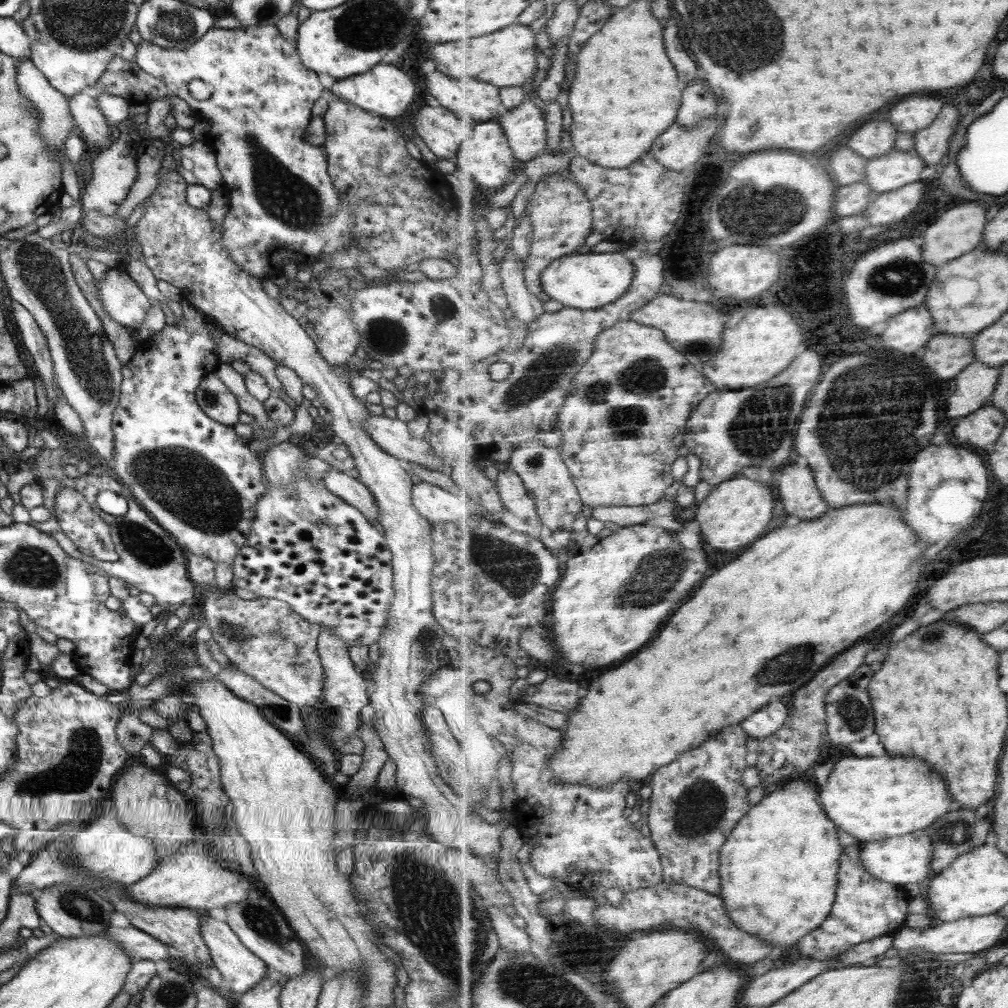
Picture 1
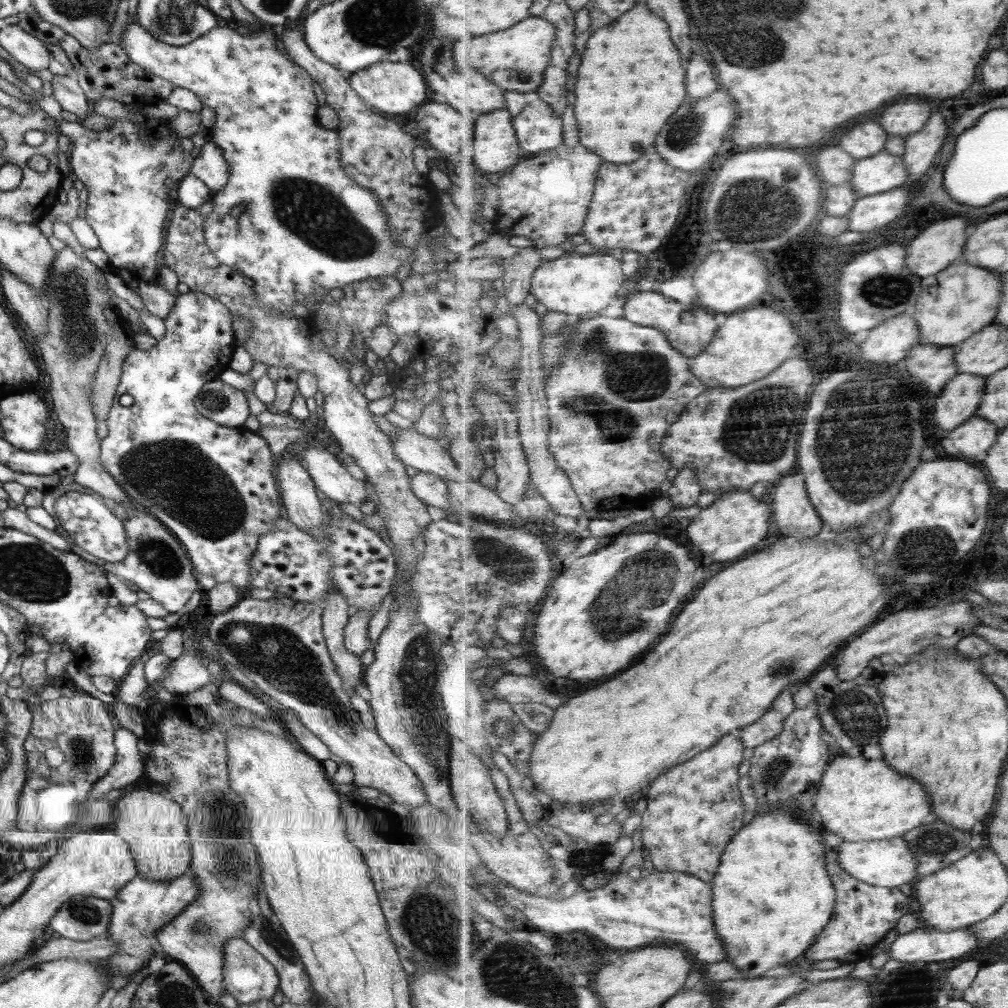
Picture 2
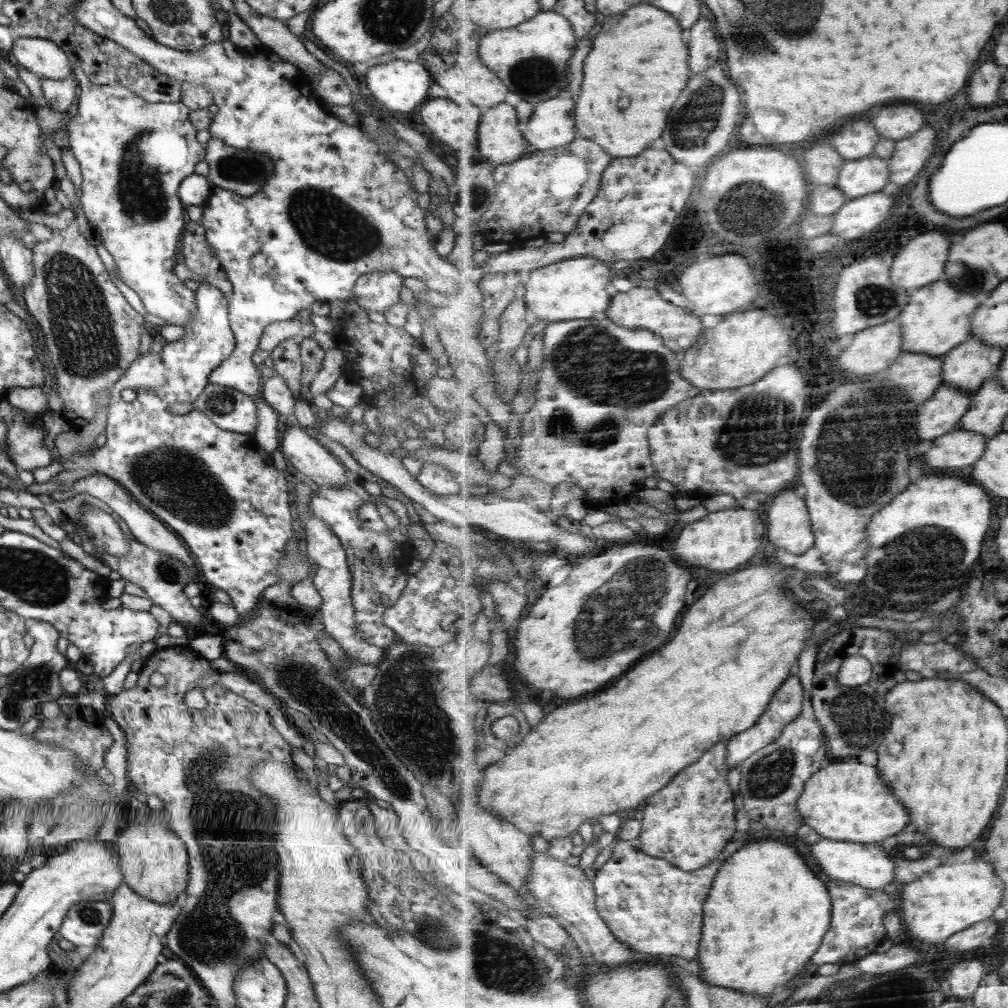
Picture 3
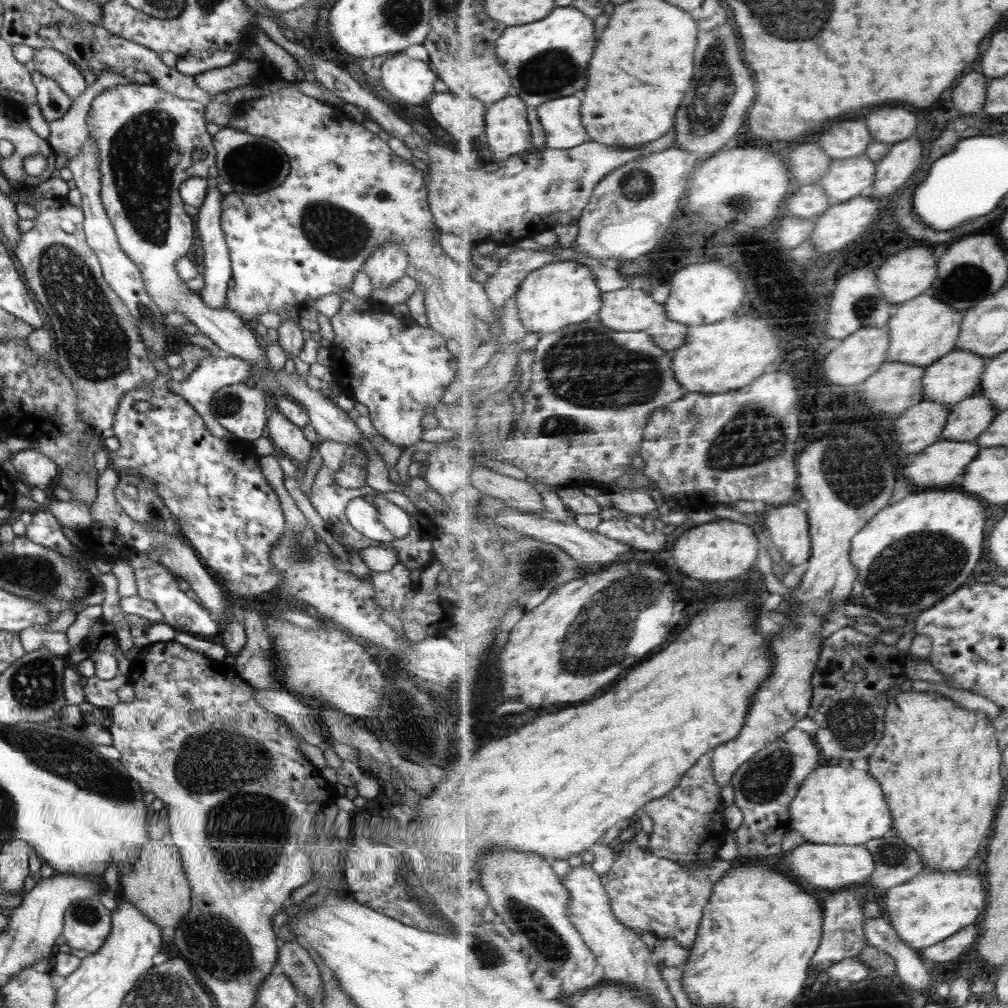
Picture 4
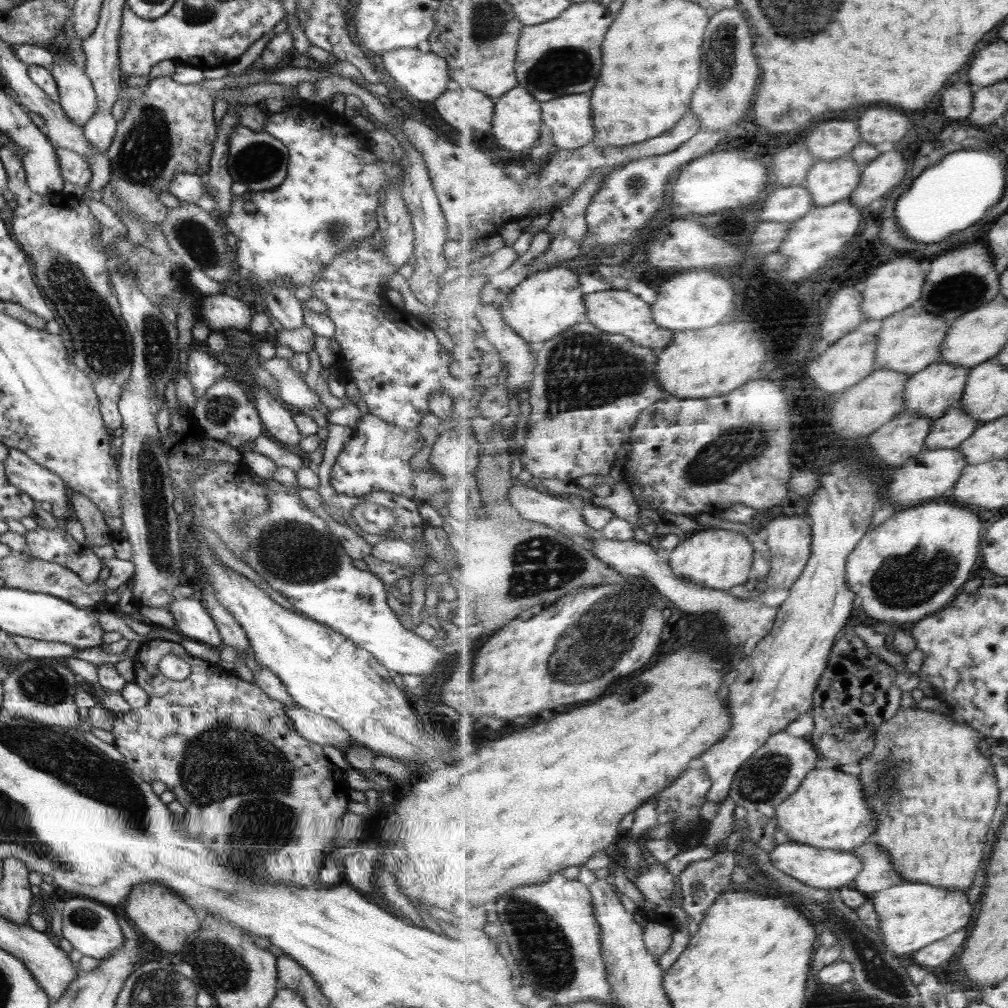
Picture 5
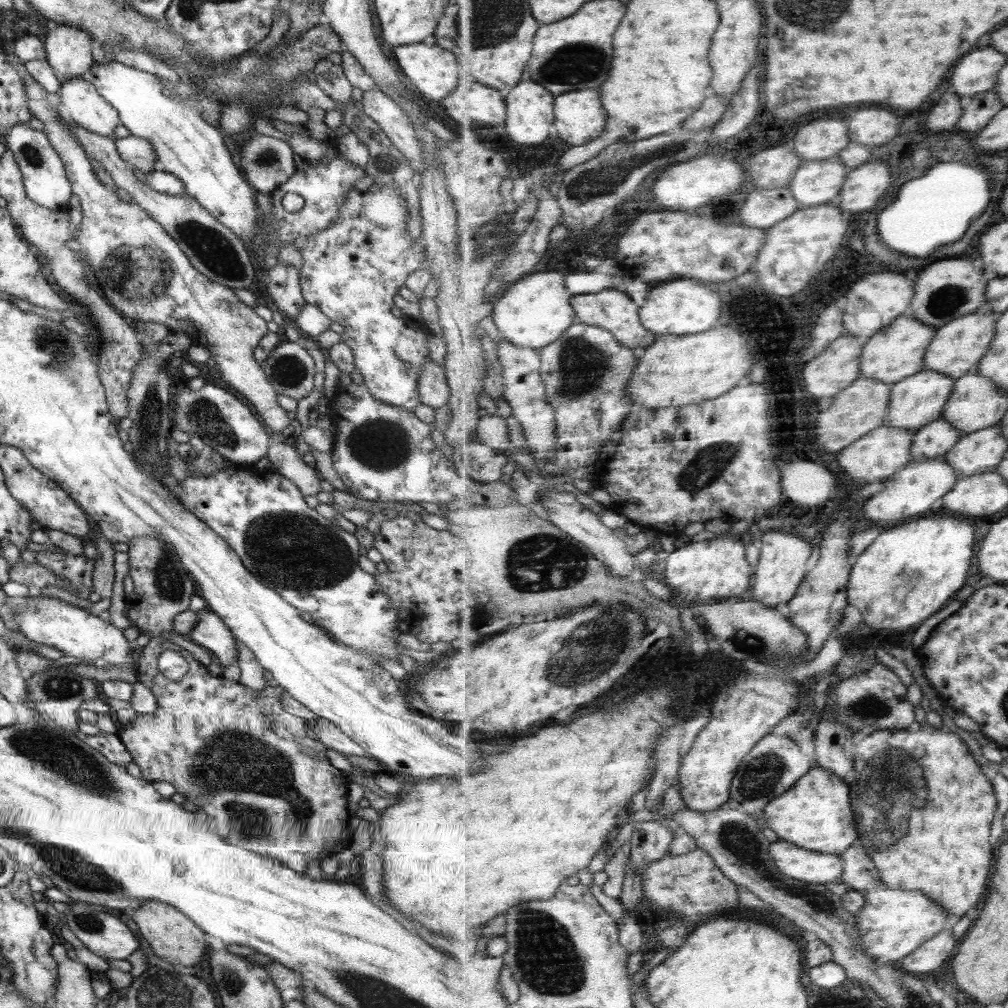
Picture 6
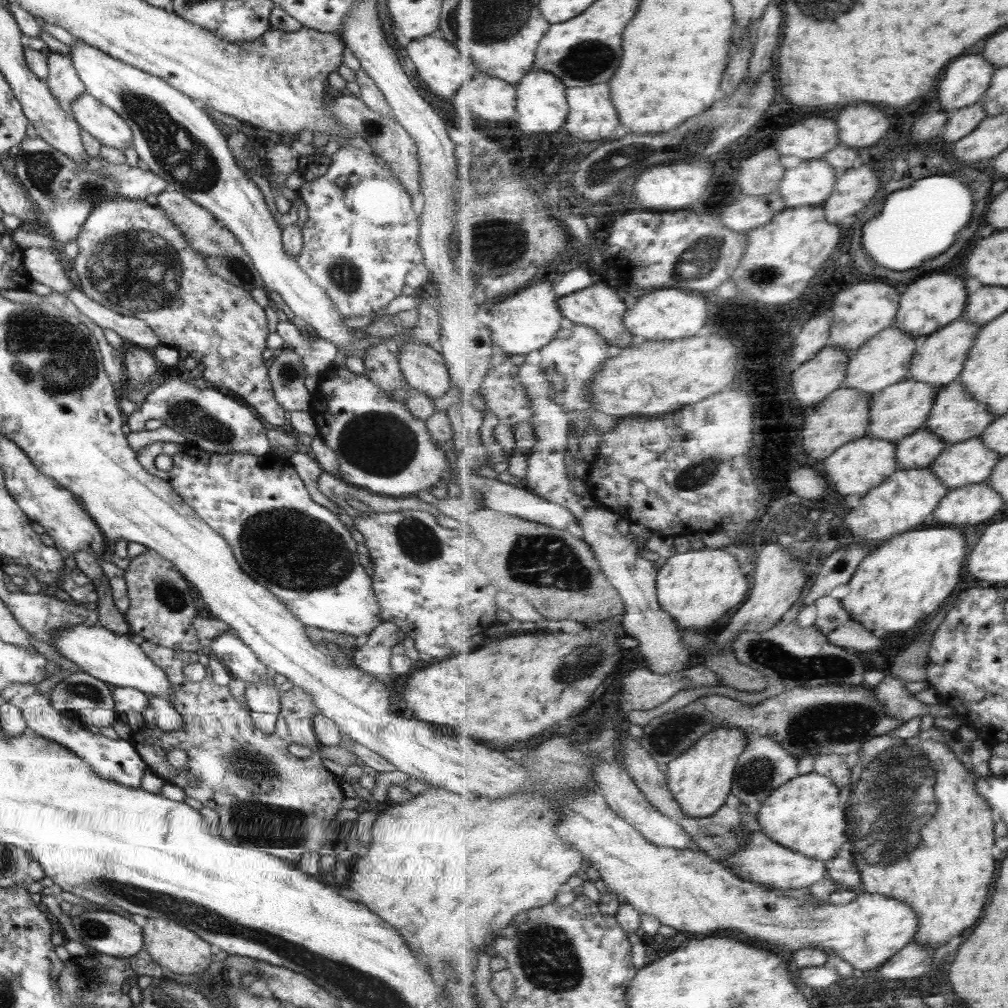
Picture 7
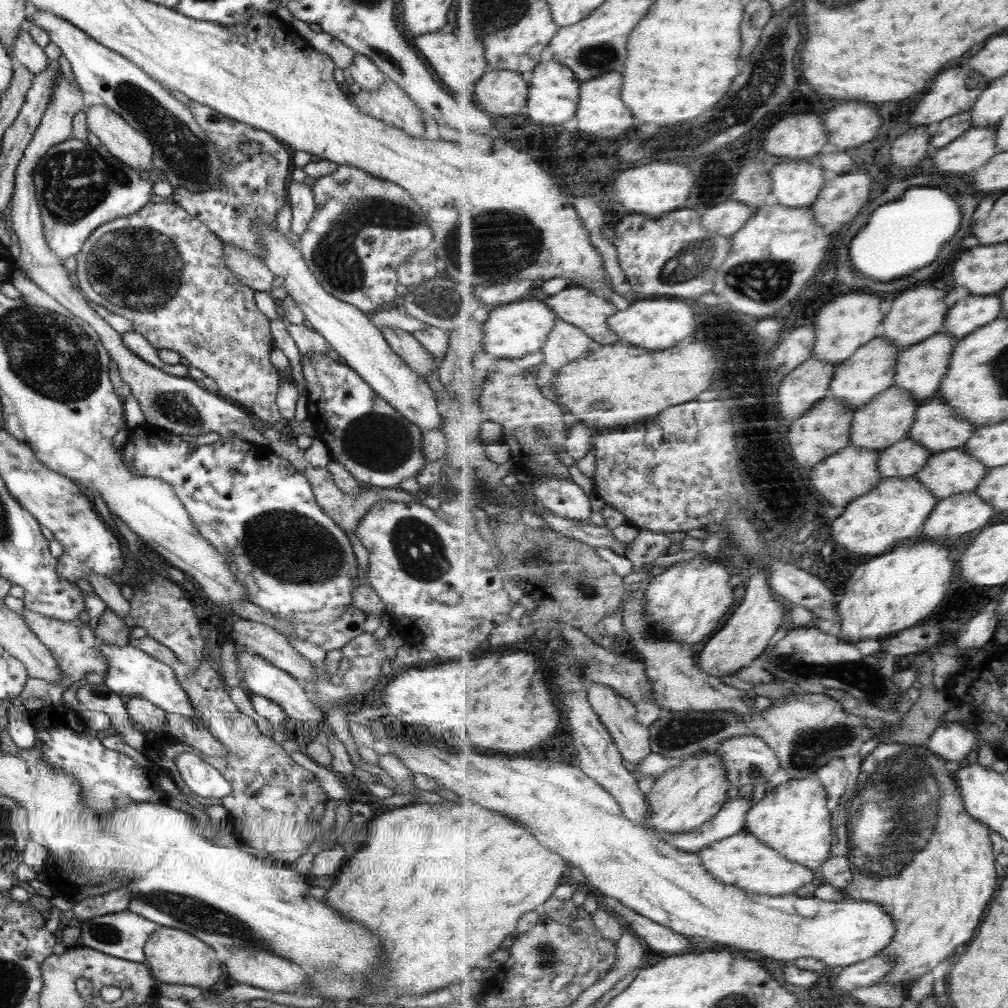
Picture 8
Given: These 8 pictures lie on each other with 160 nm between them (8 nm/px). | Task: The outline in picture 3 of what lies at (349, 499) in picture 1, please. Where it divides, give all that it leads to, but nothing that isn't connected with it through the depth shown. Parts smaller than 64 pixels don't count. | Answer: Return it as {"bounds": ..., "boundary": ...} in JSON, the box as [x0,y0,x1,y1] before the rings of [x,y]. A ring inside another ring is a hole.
{"bounds":[281,422,349,488],"boundary":[[[294,422],[284,425],[281,446],[289,468],[322,488],[345,486],[349,474],[332,452]]]}

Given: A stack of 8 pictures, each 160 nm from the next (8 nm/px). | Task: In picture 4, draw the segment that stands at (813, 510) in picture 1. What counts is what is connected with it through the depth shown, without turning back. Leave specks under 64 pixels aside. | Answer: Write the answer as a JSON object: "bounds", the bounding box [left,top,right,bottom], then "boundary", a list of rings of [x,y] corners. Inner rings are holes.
{"bounds":[766,504,813,568],"boundary":[[[804,504],[780,506],[768,512],[766,508],[766,526],[771,530],[775,546],[781,551],[787,568],[809,562],[813,555],[811,519]]]}

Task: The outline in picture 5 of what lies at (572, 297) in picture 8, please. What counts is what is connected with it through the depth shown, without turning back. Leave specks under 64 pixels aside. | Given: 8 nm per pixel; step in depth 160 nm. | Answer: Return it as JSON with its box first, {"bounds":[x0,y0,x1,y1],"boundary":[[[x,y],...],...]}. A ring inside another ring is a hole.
{"bounds":[585,289,675,350],"boundary":[[[609,289],[598,291],[585,295],[588,305],[588,316],[590,322],[604,332],[615,333],[628,336],[636,344],[643,345],[646,348],[656,348],[656,350],[666,350],[675,340],[675,332],[662,328],[656,324],[653,314],[653,304],[648,304],[647,300],[643,300],[640,296],[636,296],[634,292],[628,289]]]}

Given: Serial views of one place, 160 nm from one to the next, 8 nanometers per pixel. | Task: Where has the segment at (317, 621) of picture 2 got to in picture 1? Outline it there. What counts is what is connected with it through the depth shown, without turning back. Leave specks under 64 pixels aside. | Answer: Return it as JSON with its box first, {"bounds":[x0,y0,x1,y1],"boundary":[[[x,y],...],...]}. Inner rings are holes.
{"bounds":[196,583,326,707],"boundary":[[[212,583],[206,586],[196,584],[196,589],[197,595],[204,596],[204,600],[199,603],[204,608],[206,626],[212,631],[213,639],[232,664],[247,675],[253,676],[264,688],[300,707],[313,705],[323,697],[323,682],[326,678],[317,651],[317,638],[321,633],[319,624],[304,620],[280,599],[257,597],[244,600],[238,597],[234,590],[221,591]]]}

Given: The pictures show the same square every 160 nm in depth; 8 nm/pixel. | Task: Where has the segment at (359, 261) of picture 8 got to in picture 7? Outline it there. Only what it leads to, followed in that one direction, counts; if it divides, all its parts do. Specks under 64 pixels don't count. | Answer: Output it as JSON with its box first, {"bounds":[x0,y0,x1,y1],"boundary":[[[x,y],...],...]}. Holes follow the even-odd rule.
{"bounds":[297,147,423,318],"boundary":[[[340,147],[331,156],[328,170],[300,188],[309,219],[302,227],[303,249],[297,263],[312,282],[327,295],[333,308],[344,318],[370,317],[402,294],[406,275],[423,263],[419,245],[420,217],[412,209],[412,199],[403,184],[367,149]]]}

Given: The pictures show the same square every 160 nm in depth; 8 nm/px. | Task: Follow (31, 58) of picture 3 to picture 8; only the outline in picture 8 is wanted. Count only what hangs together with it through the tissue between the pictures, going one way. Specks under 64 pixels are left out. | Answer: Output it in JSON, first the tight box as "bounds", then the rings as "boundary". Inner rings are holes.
{"bounds":[84,105,152,171],"boundary":[[[106,105],[84,108],[88,129],[98,136],[101,146],[135,171],[151,168],[152,145],[146,135],[134,130],[117,112]]]}

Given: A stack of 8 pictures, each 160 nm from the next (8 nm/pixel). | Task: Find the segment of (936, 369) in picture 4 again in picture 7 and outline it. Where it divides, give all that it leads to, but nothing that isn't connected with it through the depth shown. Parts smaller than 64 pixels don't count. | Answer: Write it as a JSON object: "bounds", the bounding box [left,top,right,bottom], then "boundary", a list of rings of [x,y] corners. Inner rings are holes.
{"bounds":[868,379,942,443],"boundary":[[[908,379],[878,392],[872,396],[871,427],[868,435],[899,443],[920,429],[928,429],[941,390],[942,388],[936,388],[930,383]]]}

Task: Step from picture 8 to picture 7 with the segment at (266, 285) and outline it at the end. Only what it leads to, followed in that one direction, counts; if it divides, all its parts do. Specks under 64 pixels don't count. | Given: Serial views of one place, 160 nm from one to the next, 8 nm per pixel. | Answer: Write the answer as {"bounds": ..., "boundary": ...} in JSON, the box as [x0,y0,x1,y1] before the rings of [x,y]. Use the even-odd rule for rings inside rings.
{"bounds":[157,190,264,291],"boundary":[[[166,190],[157,195],[157,206],[163,208],[171,221],[184,235],[188,246],[216,273],[222,280],[228,281],[248,291],[264,288],[261,274],[254,268],[251,258],[246,254],[238,239],[214,218],[207,209],[202,208],[186,195],[174,190]]]}

